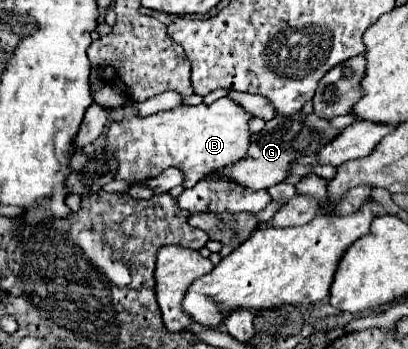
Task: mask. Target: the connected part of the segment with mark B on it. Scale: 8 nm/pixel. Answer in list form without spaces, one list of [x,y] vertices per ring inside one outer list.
[[[220,98],[212,104],[180,106],[174,110],[150,114],[150,116],[128,114],[120,122],[112,122],[108,128],[108,134],[106,134],[106,152],[110,156],[114,156],[118,162],[118,170],[116,170],[114,178],[134,184],[138,180],[144,182],[144,180],[156,178],[168,166],[176,166],[176,168],[182,168],[182,172],[184,172],[184,188],[192,188],[198,180],[202,180],[212,170],[246,156],[246,148],[250,146],[248,120],[250,120],[250,114],[242,106],[232,102],[230,98]]]

